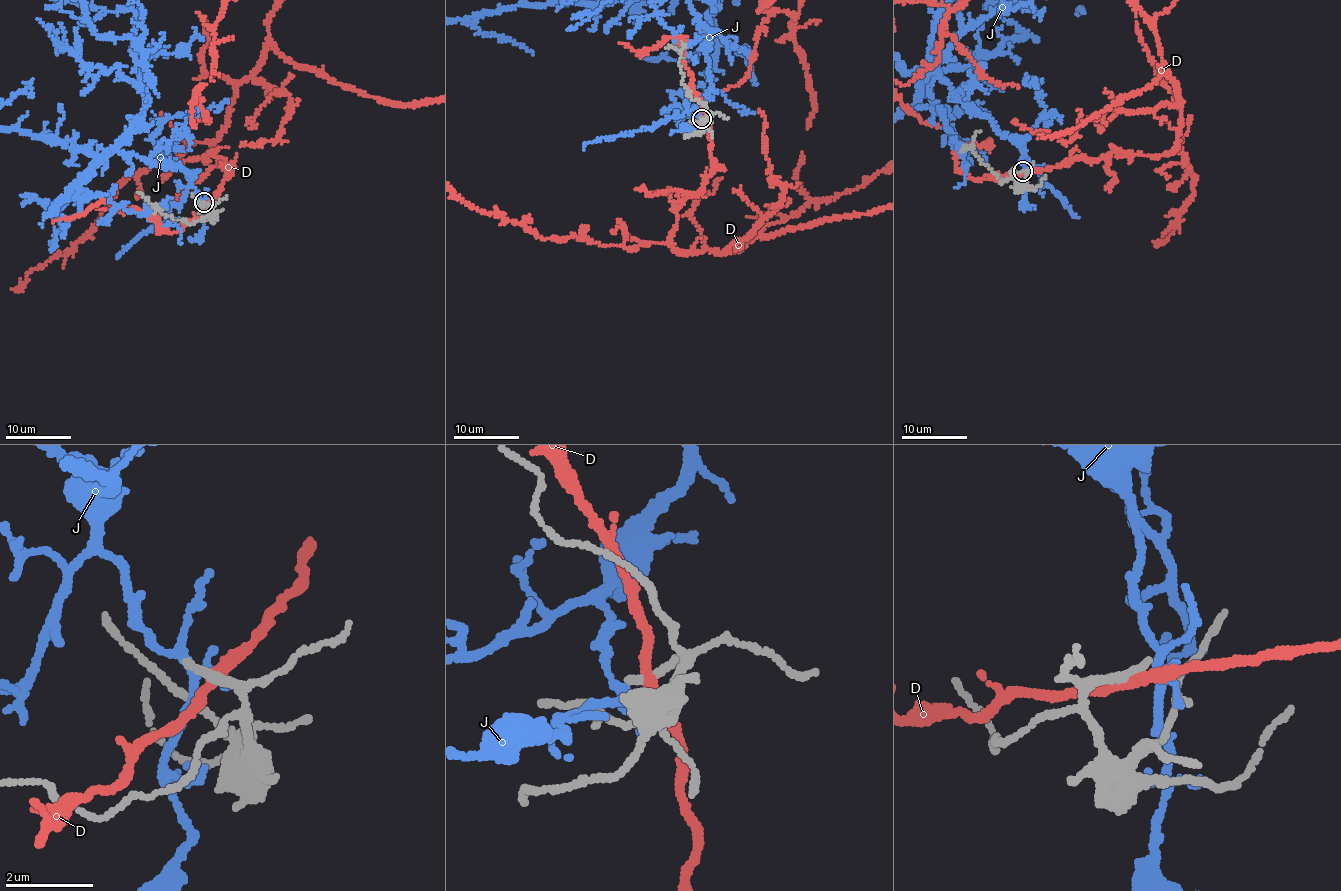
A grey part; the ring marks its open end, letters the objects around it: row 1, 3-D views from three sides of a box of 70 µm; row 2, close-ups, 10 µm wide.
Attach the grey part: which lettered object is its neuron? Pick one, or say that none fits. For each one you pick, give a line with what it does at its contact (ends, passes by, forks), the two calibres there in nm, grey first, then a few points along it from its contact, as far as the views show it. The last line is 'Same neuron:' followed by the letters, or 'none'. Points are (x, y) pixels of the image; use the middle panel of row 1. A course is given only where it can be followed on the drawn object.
Same neuron: none

